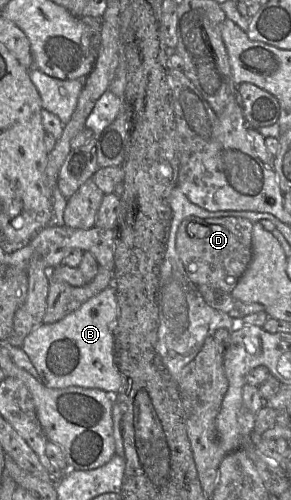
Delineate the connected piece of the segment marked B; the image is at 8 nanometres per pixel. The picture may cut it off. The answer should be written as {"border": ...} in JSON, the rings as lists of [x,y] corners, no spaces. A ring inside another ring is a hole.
{"border":[[[109,286],[62,320],[39,325],[25,338],[21,348],[37,370],[40,382],[48,388],[78,386],[117,393],[122,384],[114,361],[113,330],[117,317],[116,290]]]}

